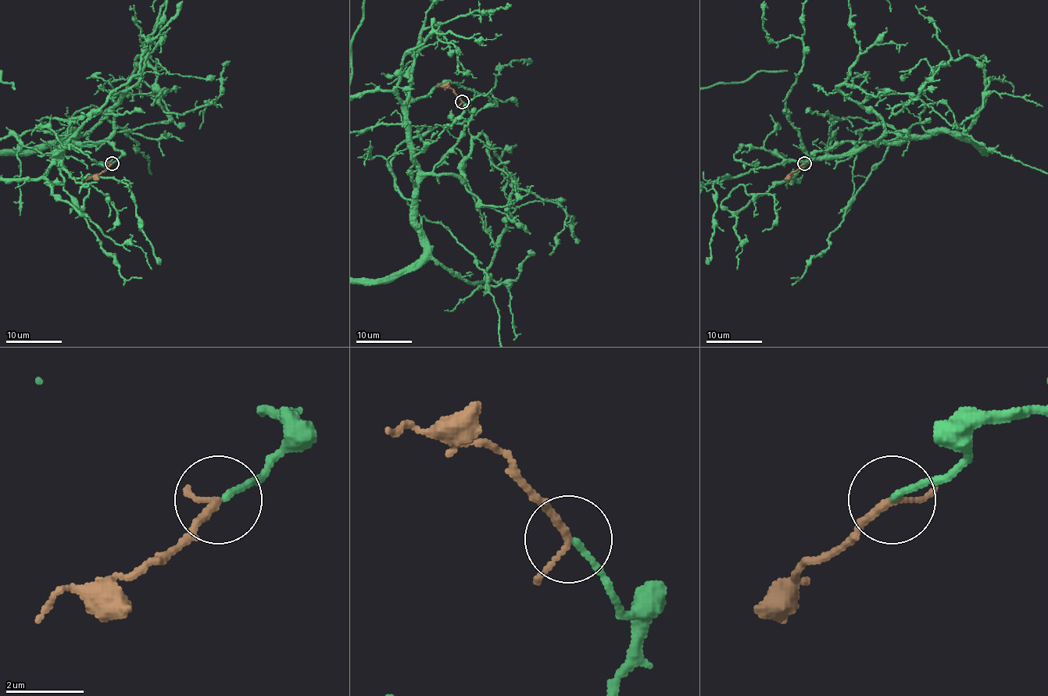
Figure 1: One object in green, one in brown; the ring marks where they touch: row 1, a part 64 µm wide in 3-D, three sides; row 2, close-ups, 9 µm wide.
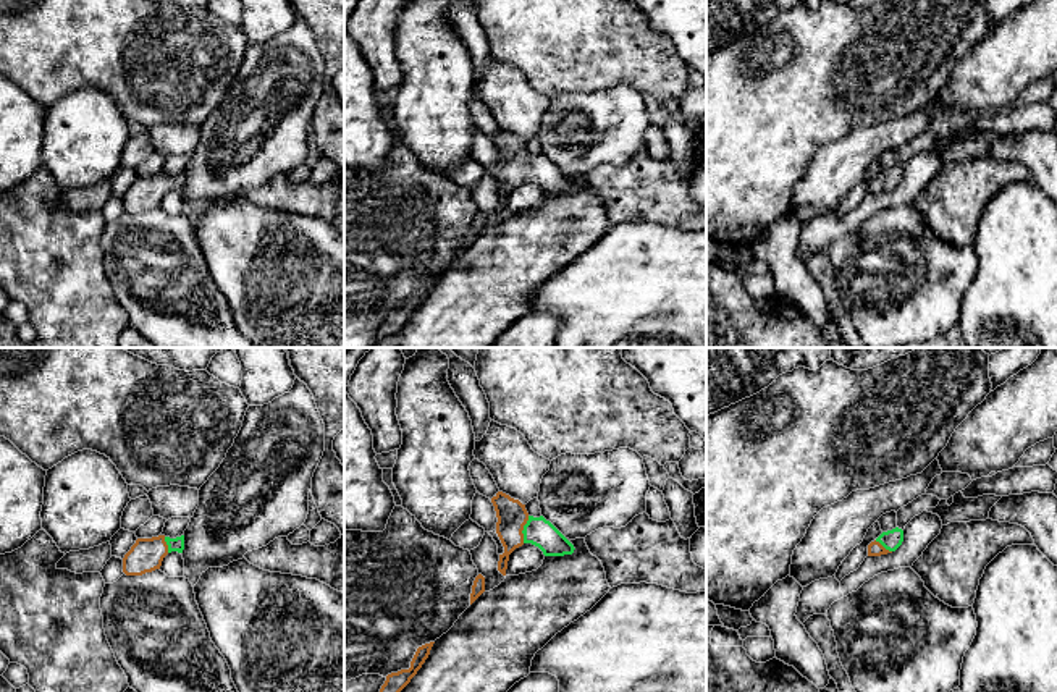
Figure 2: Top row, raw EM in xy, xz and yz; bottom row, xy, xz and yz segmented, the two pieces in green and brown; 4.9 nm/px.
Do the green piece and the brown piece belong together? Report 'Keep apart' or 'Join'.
Join

